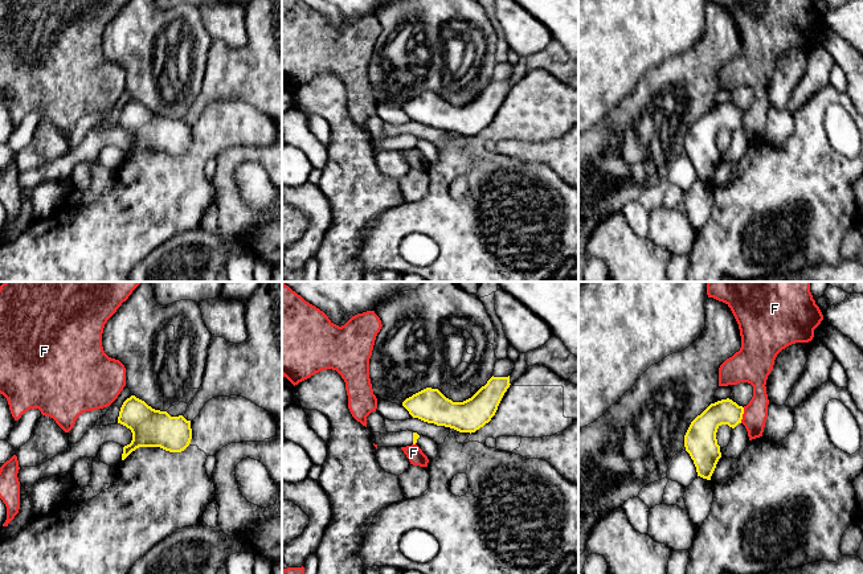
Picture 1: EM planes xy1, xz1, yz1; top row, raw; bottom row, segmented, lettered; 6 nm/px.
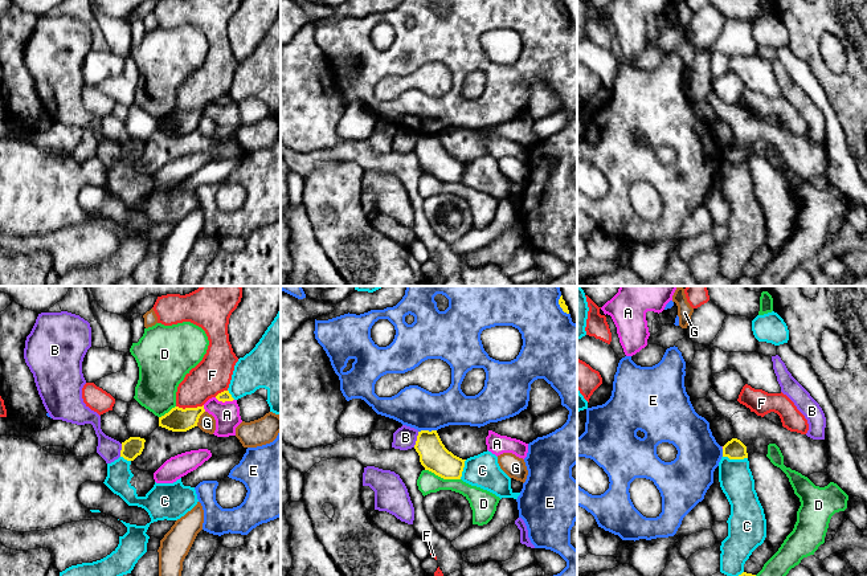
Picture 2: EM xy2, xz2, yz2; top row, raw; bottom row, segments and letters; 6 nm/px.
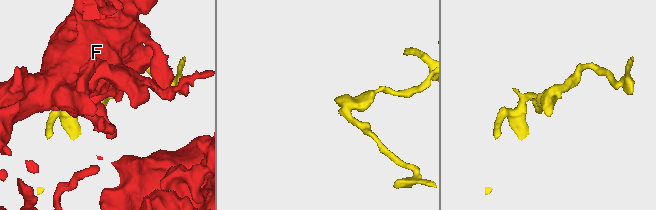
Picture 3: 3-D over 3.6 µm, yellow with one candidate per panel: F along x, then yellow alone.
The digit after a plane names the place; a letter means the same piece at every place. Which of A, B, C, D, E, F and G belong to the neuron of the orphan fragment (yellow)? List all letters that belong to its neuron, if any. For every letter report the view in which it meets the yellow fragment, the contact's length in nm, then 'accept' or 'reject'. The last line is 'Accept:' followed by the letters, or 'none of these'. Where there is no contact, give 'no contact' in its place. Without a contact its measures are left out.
A: meets yellow in xy2; contact 120 nm long; reject
B: meets yellow in xz2; contact 100 nm long; reject
C: meets yellow in yz2; contact 150 nm long; reject
D: meets yellow in xz2; contact 220 nm long; reject
E: meets yellow in xz2; contact 110 nm long; reject
F: meets yellow in xy2; contact 170 nm long; reject
G: meets yellow in xy2; contact 110 nm long; reject
Accept: none of these

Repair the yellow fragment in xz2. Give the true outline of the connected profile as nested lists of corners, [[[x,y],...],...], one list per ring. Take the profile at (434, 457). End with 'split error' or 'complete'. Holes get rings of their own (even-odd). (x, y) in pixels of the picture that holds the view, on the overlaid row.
[[[437,430],[418,432],[414,449],[425,470],[443,479],[461,479],[466,459],[454,456],[445,448]]]; complete

